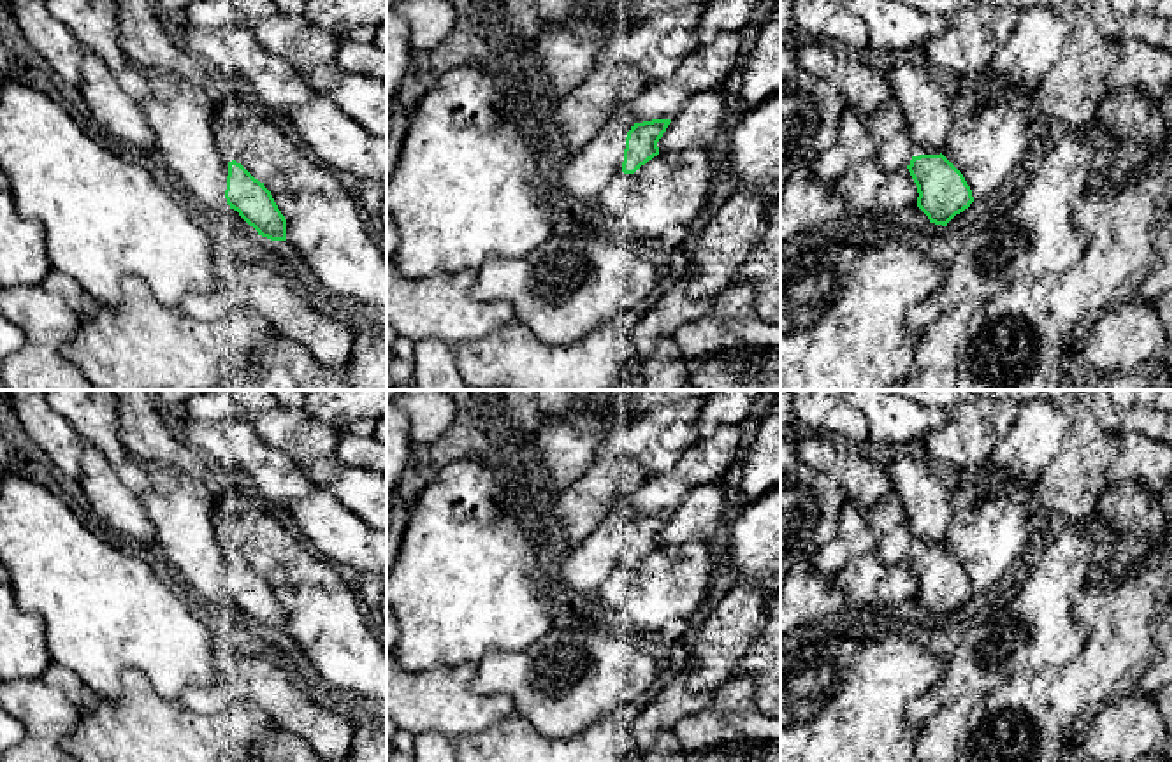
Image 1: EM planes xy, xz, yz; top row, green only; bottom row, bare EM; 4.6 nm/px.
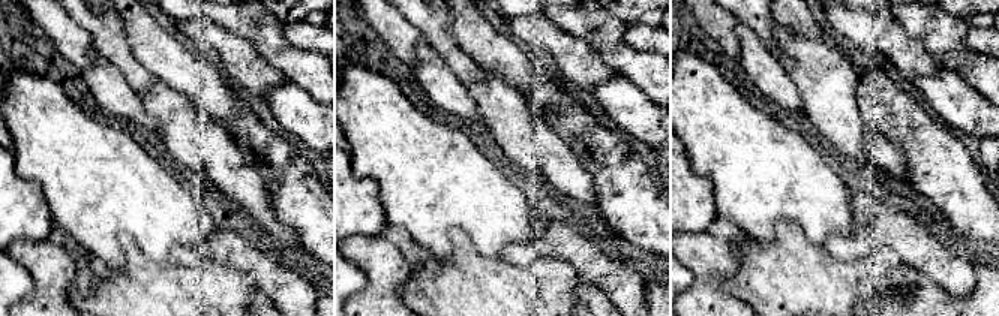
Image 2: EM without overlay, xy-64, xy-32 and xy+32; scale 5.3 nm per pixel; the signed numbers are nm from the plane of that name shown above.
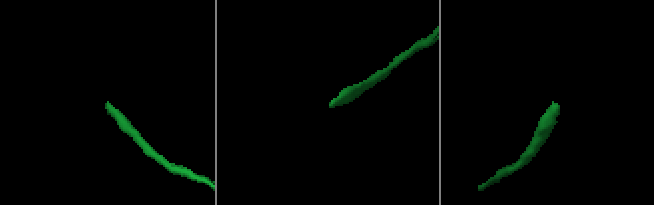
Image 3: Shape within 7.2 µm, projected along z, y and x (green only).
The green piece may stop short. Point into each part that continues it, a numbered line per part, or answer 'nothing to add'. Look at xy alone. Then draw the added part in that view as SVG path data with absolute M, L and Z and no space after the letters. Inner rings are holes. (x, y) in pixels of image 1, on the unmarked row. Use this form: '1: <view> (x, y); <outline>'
1: xy (180, 508); M135 455L134 458L153 481L153 486L137 497L155 527L155 546L202 597L214 602L230 602L225 592L228 555L218 537L214 507L204 485L172 467L142 460Z

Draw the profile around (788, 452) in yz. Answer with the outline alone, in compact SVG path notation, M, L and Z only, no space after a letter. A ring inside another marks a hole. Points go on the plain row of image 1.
M780 432L780 474L786 474L798 464L794 439Z

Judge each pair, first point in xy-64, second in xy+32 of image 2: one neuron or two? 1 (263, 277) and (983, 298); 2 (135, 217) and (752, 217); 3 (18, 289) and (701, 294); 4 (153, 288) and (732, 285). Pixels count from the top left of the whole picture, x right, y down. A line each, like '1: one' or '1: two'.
1: two
2: one
3: two
4: one

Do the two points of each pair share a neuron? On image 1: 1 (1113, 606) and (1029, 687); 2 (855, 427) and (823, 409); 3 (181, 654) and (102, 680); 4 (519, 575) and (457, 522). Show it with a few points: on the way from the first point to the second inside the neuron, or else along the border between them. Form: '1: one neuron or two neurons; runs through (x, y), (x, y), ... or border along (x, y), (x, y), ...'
1: one neuron; runs through (1109, 636), (1109, 643), (1064, 689), (1058, 689)
2: one neuron; runs through (847, 427), (830, 415)
3: one neuron; runs through (162, 654), (129, 654), (122, 661)
4: one neuron; runs through (503, 567), (473, 538)

